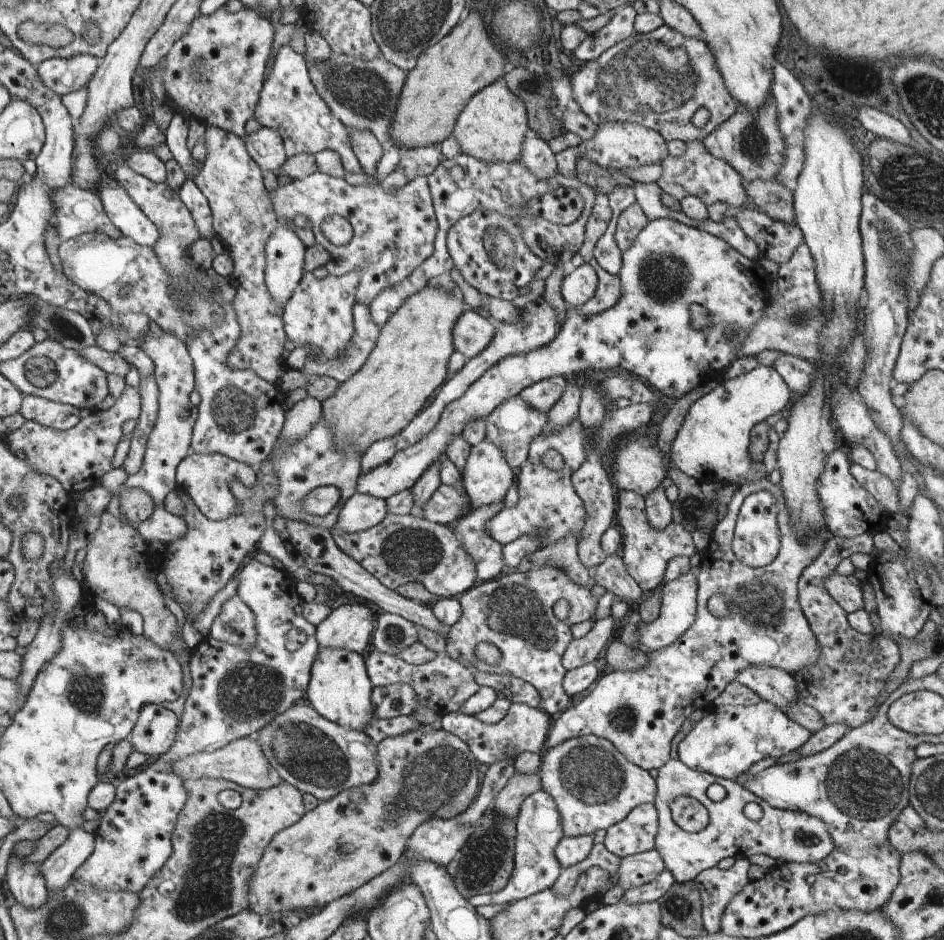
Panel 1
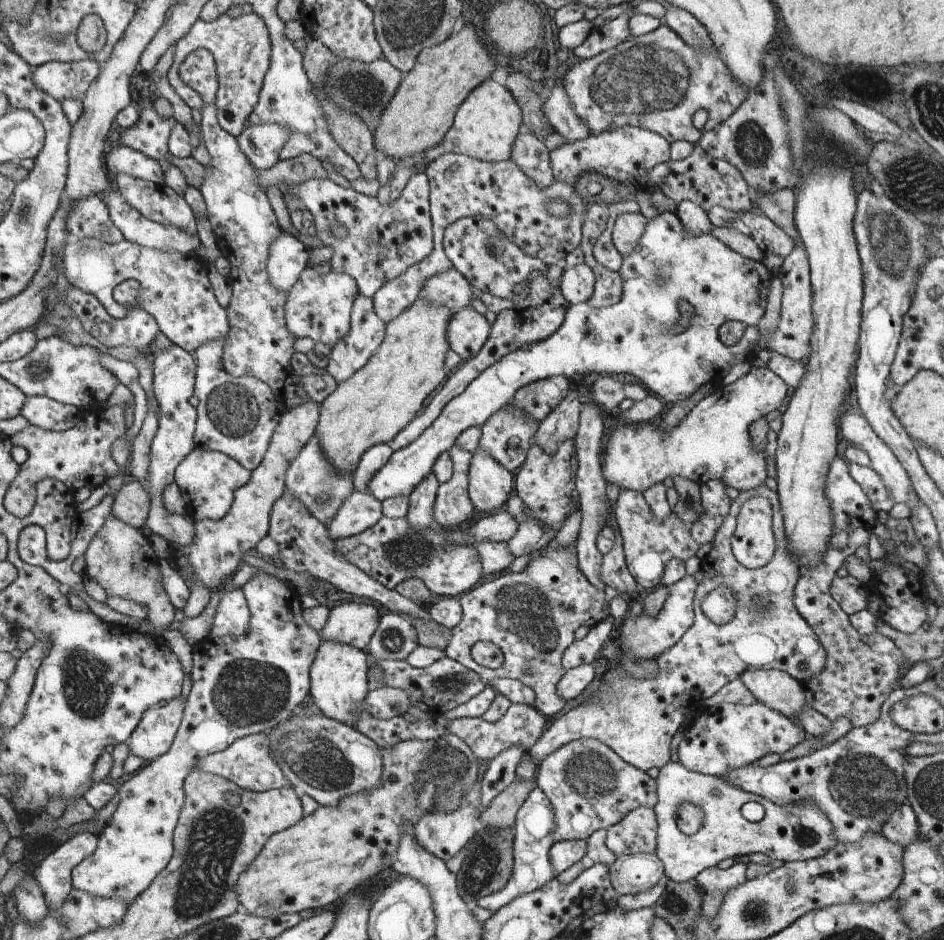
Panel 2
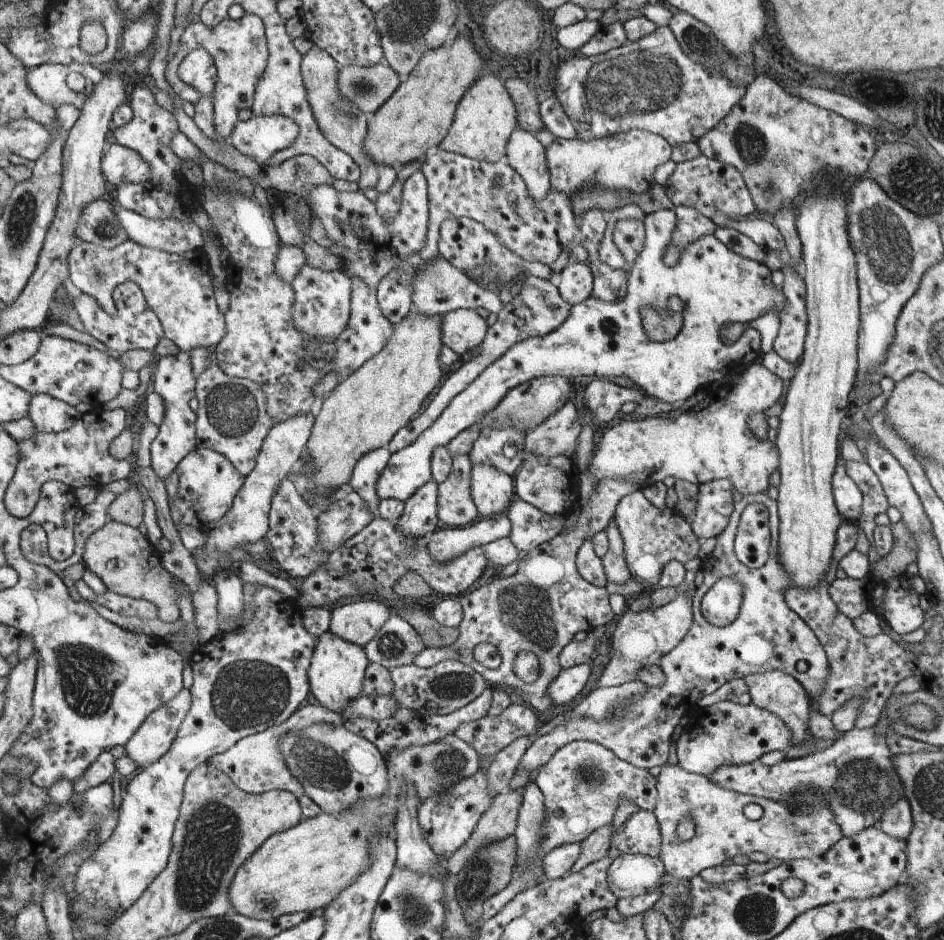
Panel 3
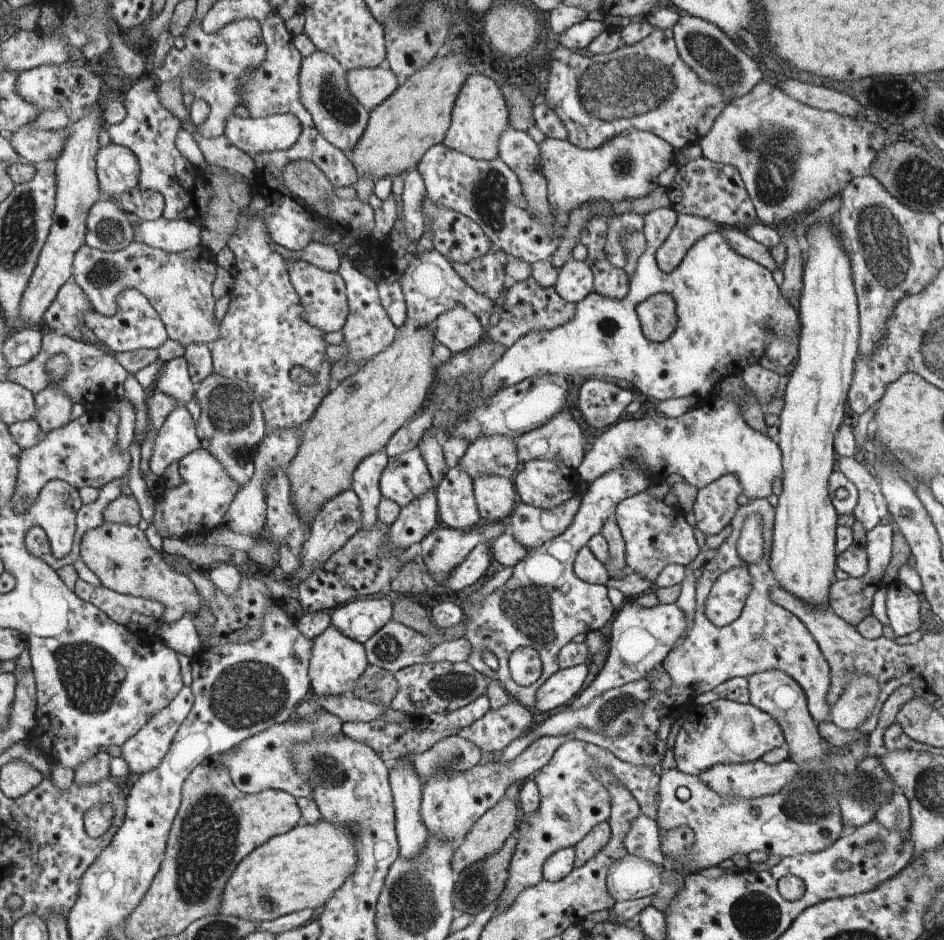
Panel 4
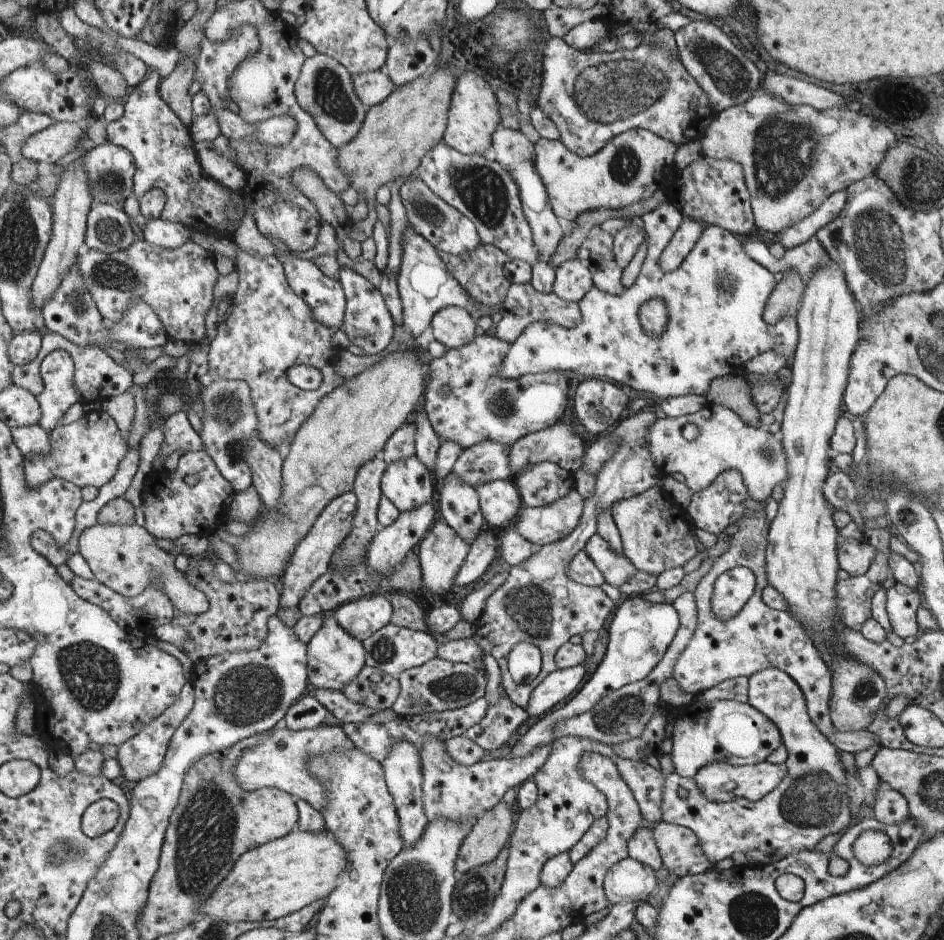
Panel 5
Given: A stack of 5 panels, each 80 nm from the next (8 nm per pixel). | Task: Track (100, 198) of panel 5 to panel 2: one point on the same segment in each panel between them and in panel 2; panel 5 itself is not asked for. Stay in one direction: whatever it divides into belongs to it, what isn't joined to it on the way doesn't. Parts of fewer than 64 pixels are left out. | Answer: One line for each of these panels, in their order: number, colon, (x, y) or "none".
2: (123, 159)
3: (121, 164)
4: (118, 170)

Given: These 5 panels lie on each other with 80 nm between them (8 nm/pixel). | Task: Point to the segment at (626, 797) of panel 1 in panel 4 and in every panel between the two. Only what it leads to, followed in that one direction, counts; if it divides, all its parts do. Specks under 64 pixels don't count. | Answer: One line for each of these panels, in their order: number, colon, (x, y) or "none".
2: (591, 787)
3: (583, 783)
4: (572, 802)

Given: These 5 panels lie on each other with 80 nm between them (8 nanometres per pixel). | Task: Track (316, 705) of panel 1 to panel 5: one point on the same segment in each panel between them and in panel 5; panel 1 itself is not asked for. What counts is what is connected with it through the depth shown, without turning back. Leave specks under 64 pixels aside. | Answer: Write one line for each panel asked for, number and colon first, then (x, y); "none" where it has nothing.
2: (340, 676)
3: (337, 675)
4: (338, 661)
5: (335, 656)

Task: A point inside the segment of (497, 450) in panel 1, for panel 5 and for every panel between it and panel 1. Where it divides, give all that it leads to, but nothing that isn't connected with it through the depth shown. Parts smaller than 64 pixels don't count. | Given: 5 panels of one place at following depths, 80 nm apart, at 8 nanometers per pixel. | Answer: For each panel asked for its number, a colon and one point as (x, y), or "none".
2: (490, 483)
3: (492, 489)
4: (495, 495)
5: (500, 501)

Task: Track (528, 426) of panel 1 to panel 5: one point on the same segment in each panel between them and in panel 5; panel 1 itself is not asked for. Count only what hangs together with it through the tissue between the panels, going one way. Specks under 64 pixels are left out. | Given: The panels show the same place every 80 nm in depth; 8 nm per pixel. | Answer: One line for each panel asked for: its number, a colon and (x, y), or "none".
2: (507, 436)
3: (503, 449)
4: (496, 455)
5: (488, 461)

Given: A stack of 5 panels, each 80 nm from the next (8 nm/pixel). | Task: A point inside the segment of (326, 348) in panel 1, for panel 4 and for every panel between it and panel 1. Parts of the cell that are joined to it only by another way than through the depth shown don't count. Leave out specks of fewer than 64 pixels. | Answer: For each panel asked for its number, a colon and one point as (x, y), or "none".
2: (320, 305)
3: (323, 307)
4: (325, 300)

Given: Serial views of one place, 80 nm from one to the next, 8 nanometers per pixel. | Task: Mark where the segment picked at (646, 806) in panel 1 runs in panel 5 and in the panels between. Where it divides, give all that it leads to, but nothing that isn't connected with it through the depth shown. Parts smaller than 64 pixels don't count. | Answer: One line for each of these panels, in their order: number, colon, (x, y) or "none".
2: (637, 833)
3: (640, 835)
4: (644, 840)
5: (642, 847)

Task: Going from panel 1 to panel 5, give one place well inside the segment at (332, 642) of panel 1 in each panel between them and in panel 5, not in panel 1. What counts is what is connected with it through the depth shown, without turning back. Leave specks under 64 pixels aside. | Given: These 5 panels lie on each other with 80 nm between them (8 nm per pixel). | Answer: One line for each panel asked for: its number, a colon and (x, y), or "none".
2: (353, 623)
3: (359, 622)
4: (361, 619)
5: (365, 616)

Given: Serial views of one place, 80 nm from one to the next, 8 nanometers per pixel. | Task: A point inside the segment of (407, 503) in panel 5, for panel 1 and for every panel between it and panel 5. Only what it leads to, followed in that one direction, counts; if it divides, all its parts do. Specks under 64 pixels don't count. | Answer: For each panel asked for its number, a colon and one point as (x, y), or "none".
1: (649, 332)
2: (633, 336)
3: (718, 287)
4: (406, 478)

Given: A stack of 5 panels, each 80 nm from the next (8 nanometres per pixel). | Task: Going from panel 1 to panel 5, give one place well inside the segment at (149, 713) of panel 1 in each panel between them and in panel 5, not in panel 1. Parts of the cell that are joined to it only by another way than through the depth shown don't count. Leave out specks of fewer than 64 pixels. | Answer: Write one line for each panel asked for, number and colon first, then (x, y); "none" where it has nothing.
2: (154, 735)
3: (146, 746)
4: (144, 751)
5: (142, 755)

